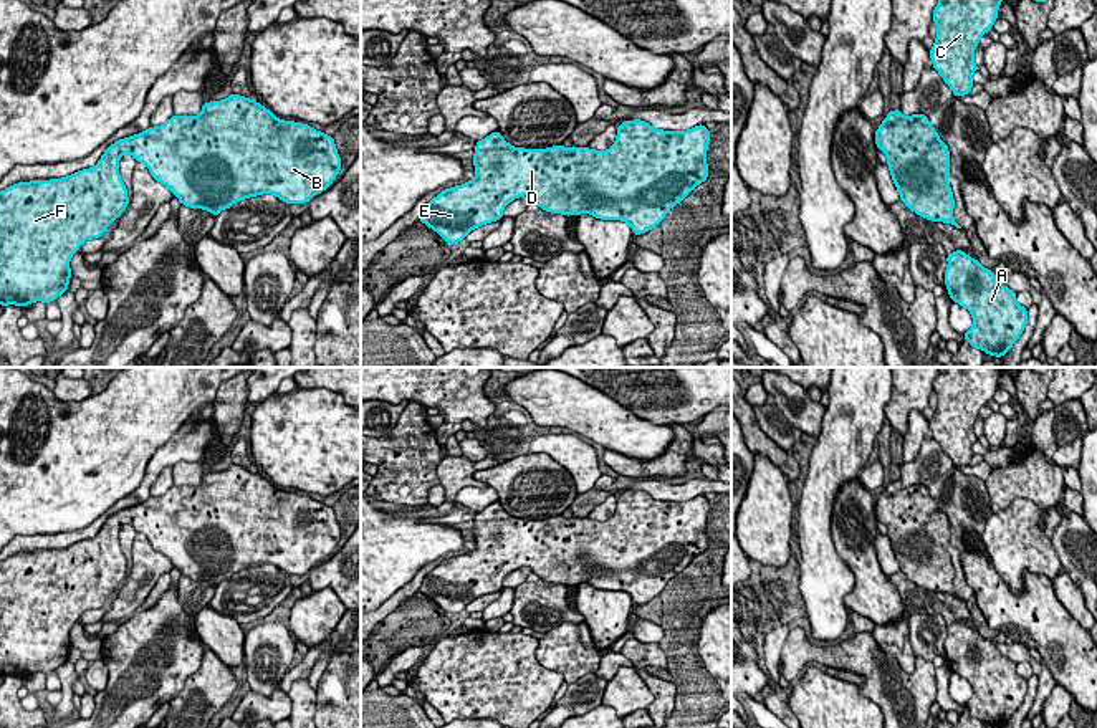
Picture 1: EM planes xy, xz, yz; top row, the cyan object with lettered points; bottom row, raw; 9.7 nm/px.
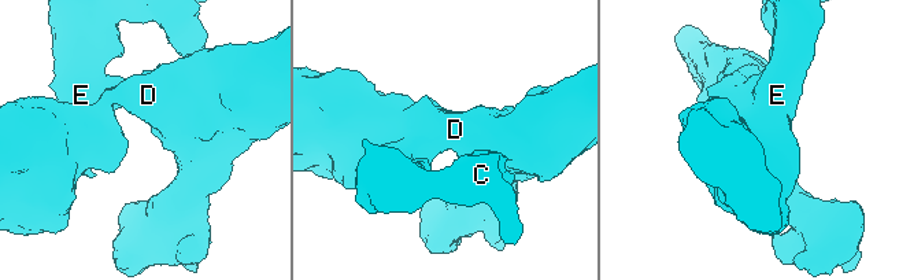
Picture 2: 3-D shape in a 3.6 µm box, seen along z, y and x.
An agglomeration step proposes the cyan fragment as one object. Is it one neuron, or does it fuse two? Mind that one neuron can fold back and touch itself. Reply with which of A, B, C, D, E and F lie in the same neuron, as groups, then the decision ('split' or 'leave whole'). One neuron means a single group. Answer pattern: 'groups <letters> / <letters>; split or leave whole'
groups A B C D E F; leave whole

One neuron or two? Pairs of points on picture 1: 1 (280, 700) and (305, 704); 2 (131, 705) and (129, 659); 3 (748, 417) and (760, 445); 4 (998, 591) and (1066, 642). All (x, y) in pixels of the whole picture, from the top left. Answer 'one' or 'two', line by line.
1: two
2: one
3: one
4: one

